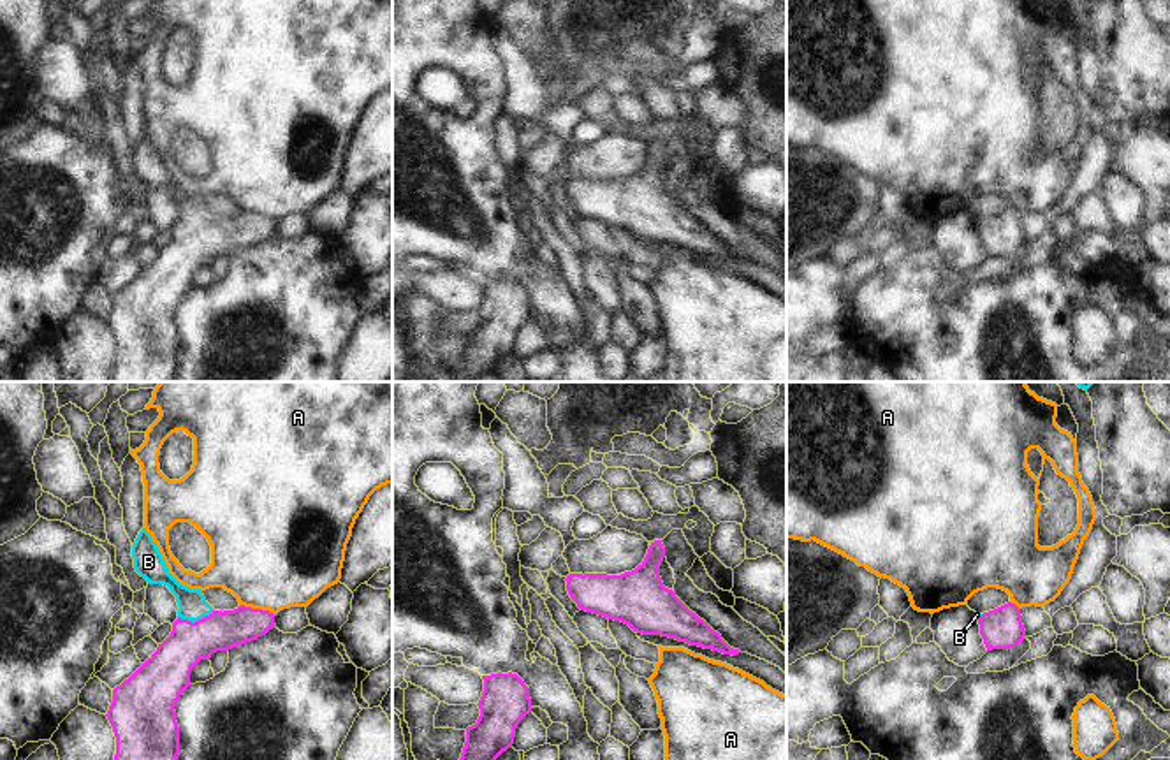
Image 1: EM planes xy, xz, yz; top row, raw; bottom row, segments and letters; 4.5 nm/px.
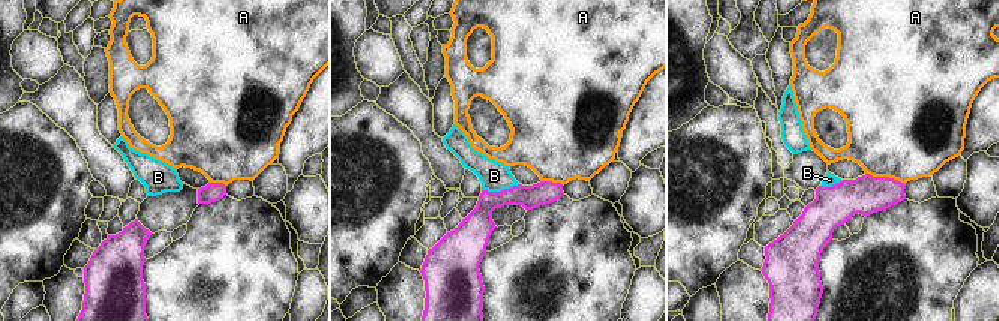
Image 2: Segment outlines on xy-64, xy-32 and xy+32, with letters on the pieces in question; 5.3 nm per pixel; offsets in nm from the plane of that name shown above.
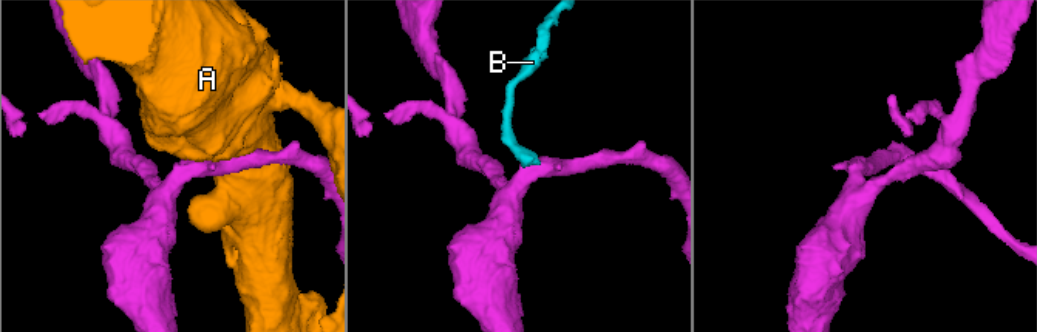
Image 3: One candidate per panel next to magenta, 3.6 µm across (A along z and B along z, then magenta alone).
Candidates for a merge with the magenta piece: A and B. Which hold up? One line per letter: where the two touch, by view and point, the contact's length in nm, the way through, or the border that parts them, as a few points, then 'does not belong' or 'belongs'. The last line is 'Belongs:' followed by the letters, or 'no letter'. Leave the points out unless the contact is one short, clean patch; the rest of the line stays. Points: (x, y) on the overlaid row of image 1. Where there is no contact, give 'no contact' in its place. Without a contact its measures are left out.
A: contact xy (257, 609); length 180 nm; does not belong
B: contact xy (196, 621); length 170 nm; way xy (169, 667), (196, 635), (196, 621), (192, 604); belongs
Belongs: B

